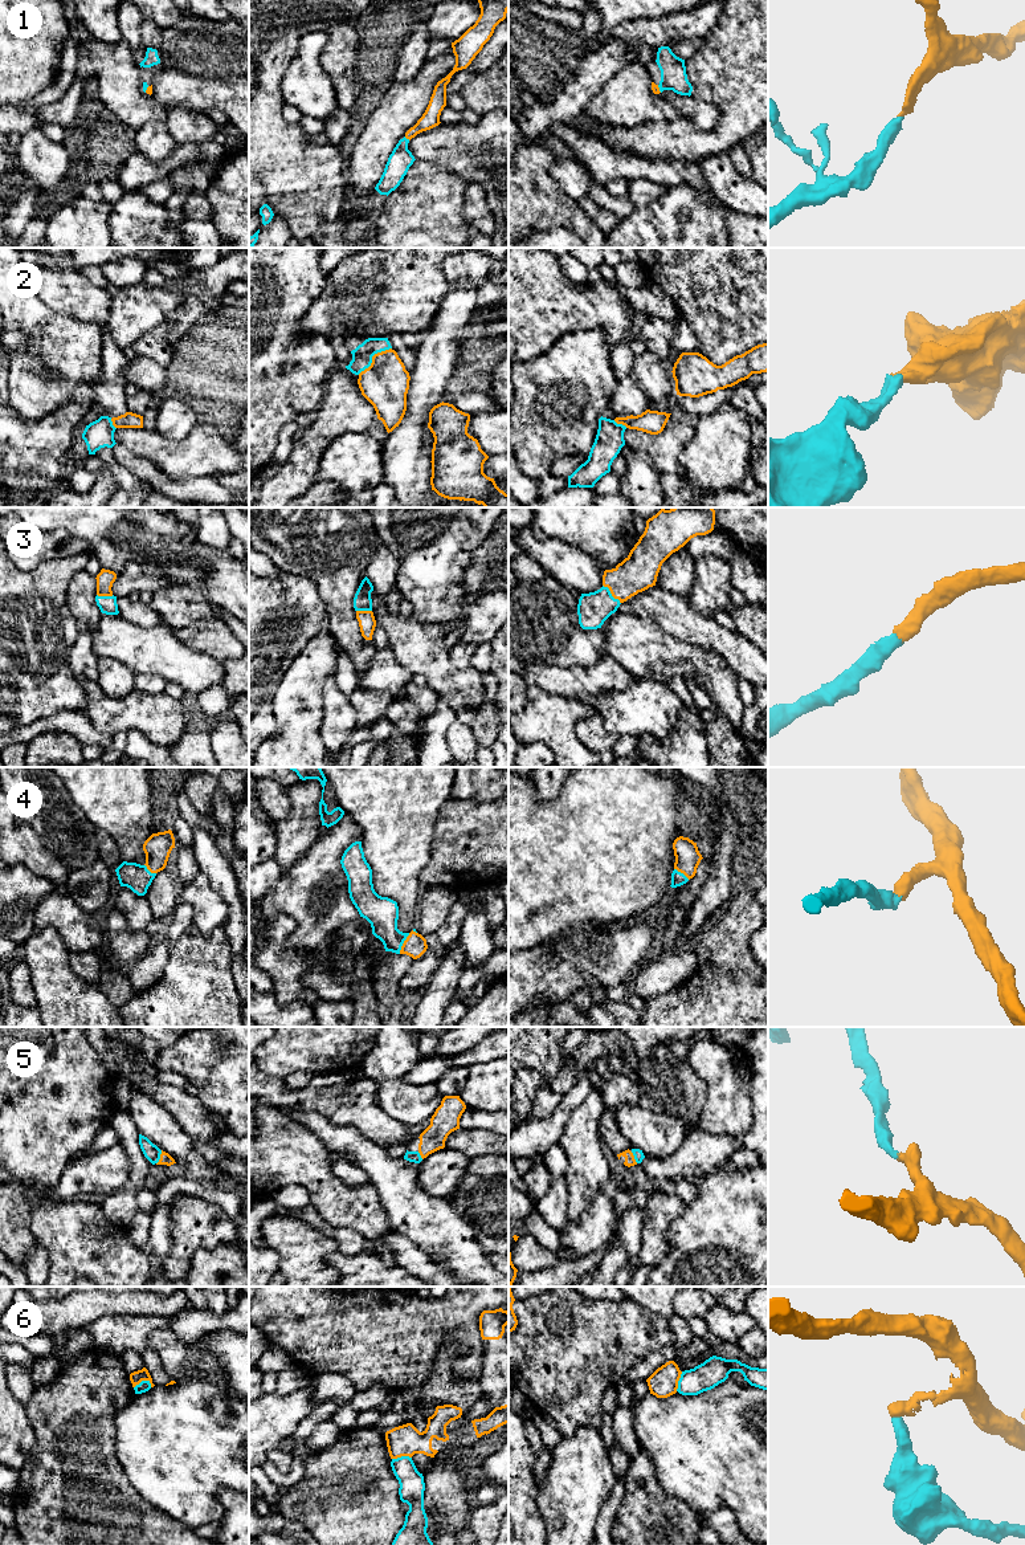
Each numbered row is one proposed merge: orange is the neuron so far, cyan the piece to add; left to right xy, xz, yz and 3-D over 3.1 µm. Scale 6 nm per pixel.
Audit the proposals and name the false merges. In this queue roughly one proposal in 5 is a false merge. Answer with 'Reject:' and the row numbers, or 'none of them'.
Reject: 6

